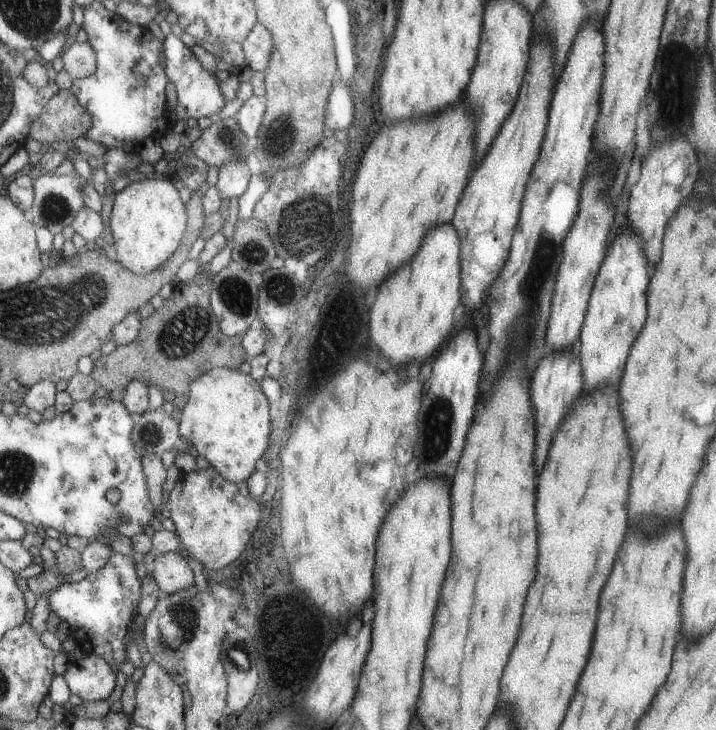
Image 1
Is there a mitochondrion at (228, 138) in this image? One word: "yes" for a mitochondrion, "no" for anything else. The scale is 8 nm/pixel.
yes

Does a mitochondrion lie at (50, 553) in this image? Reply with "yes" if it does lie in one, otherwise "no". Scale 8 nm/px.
no

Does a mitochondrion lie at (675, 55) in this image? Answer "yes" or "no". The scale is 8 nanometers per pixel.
yes

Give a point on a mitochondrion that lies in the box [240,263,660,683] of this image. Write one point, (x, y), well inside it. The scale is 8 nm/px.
(440, 422)

